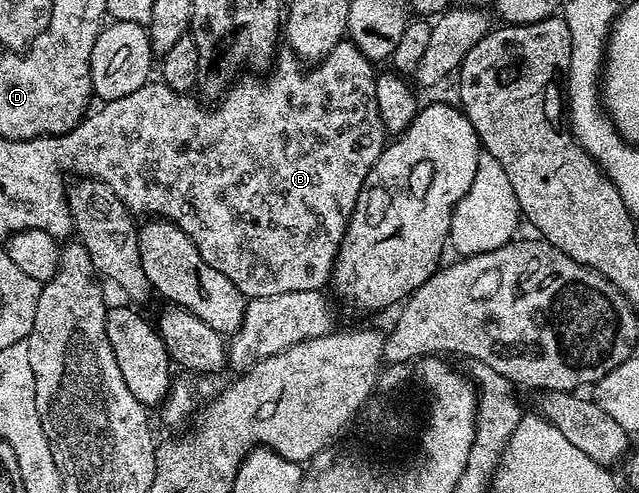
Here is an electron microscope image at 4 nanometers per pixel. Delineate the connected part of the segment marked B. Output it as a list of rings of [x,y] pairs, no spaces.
[[[350,40],[338,42],[322,62],[310,68],[305,68],[304,63],[296,58],[294,53],[286,53],[280,53],[276,57],[273,69],[270,71],[272,74],[268,76],[264,86],[258,86],[255,82],[249,83],[247,87],[235,86],[220,100],[219,106],[213,107],[211,111],[207,111],[195,96],[178,94],[173,88],[169,88],[166,82],[151,80],[137,92],[131,92],[129,96],[123,96],[112,102],[103,102],[96,114],[88,113],[74,130],[62,135],[61,138],[61,142],[71,146],[67,158],[75,165],[79,176],[109,184],[109,188],[117,192],[117,196],[126,204],[132,215],[147,214],[145,216],[167,219],[173,225],[179,226],[181,232],[185,232],[185,236],[193,240],[205,264],[229,276],[229,280],[237,284],[243,297],[248,300],[272,298],[278,294],[302,290],[323,290],[326,282],[328,285],[332,281],[335,257],[339,255],[340,244],[346,239],[351,213],[354,212],[357,200],[367,185],[367,177],[389,146],[389,131],[379,111],[377,96],[379,80],[376,67],[370,58],[366,58],[358,50],[354,42]]]

